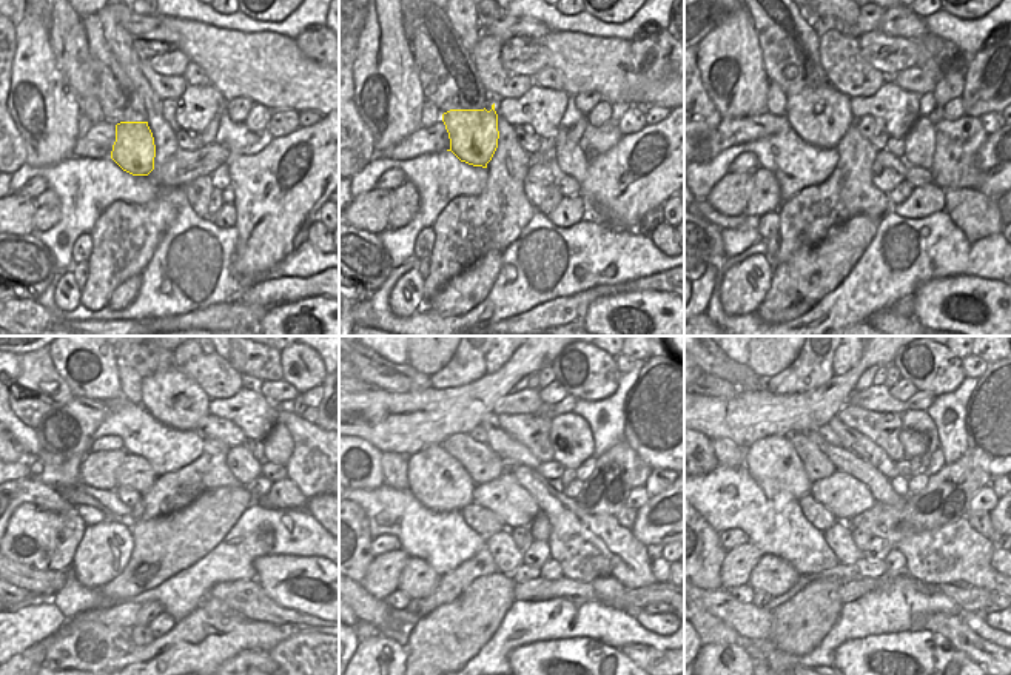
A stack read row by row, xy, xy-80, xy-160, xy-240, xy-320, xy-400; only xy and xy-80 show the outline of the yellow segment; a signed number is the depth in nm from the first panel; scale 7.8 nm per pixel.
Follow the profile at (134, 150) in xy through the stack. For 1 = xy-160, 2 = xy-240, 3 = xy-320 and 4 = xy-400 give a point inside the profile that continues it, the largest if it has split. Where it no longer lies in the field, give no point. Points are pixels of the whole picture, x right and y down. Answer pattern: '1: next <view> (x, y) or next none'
1: next xy-160 (812, 137)
2: next xy-240 (100, 476)
3: next xy-320 (433, 475)
4: next xy-400 (772, 461)

